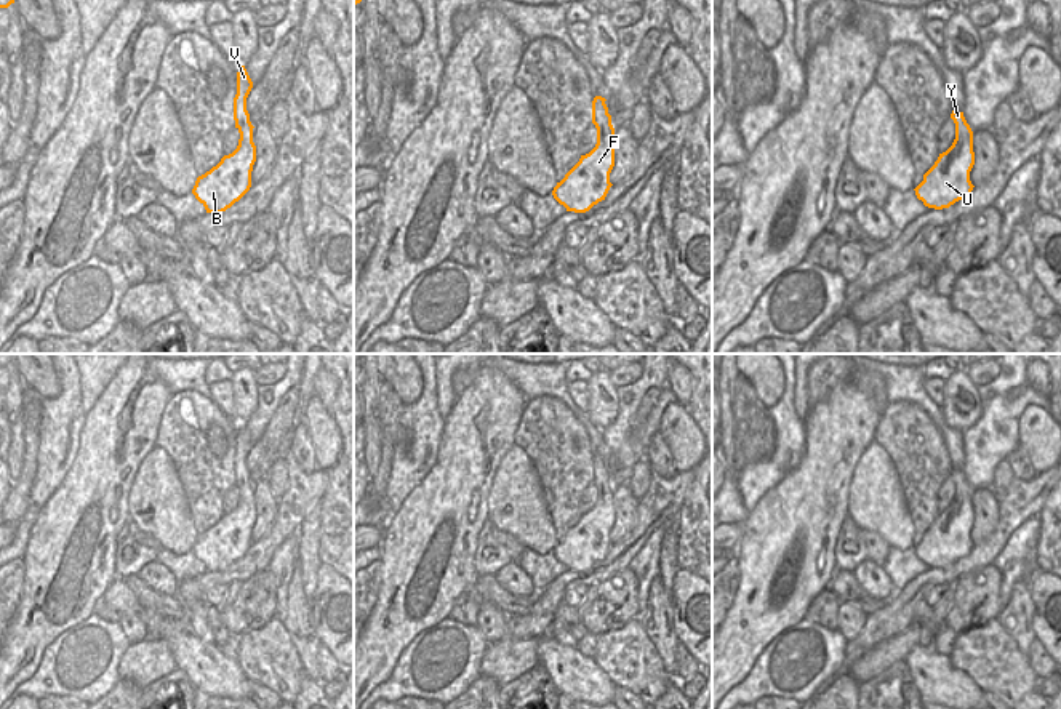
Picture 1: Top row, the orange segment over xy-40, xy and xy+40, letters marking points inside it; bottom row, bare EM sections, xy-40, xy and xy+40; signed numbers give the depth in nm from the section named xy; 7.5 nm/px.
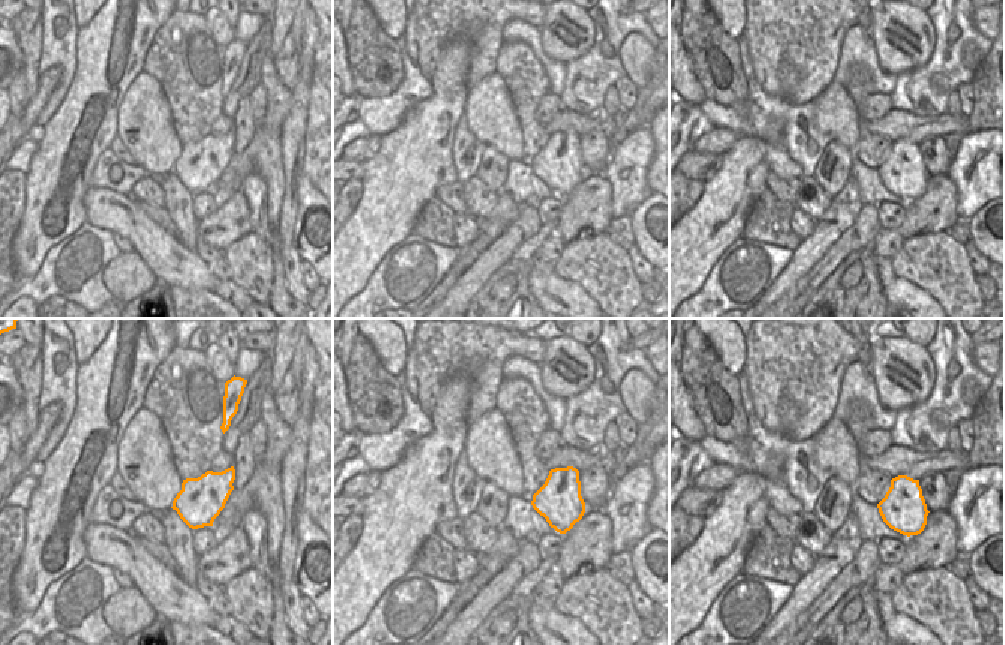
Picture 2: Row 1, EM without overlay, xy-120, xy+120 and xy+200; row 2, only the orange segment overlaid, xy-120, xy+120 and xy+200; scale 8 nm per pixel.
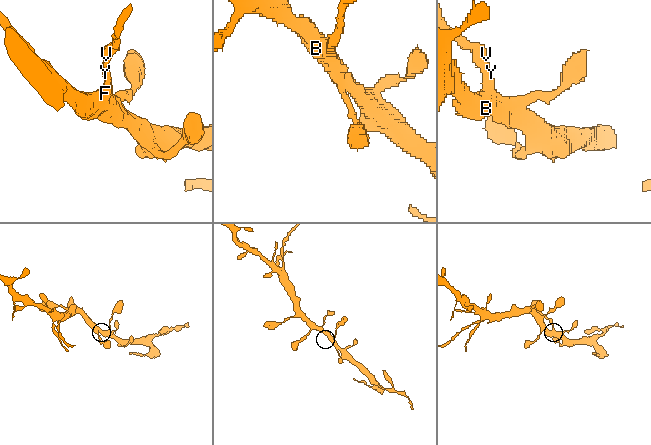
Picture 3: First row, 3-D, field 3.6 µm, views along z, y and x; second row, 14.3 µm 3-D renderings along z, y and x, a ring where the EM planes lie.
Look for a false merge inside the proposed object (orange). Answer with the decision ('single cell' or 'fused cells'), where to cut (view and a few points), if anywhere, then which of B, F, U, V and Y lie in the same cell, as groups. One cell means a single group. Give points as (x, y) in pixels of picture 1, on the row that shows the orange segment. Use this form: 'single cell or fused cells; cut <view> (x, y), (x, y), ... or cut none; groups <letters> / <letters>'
single cell; cut none; groups B F U V Y

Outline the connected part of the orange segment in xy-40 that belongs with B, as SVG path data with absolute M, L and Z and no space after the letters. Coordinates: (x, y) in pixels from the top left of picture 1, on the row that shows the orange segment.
M238 66L237 94L234 98L234 120L240 133L238 146L232 154L224 155L216 166L198 176L192 189L206 213L226 211L251 187L251 171L256 162L254 126L246 110L246 98L251 88L253 82L245 66Z

